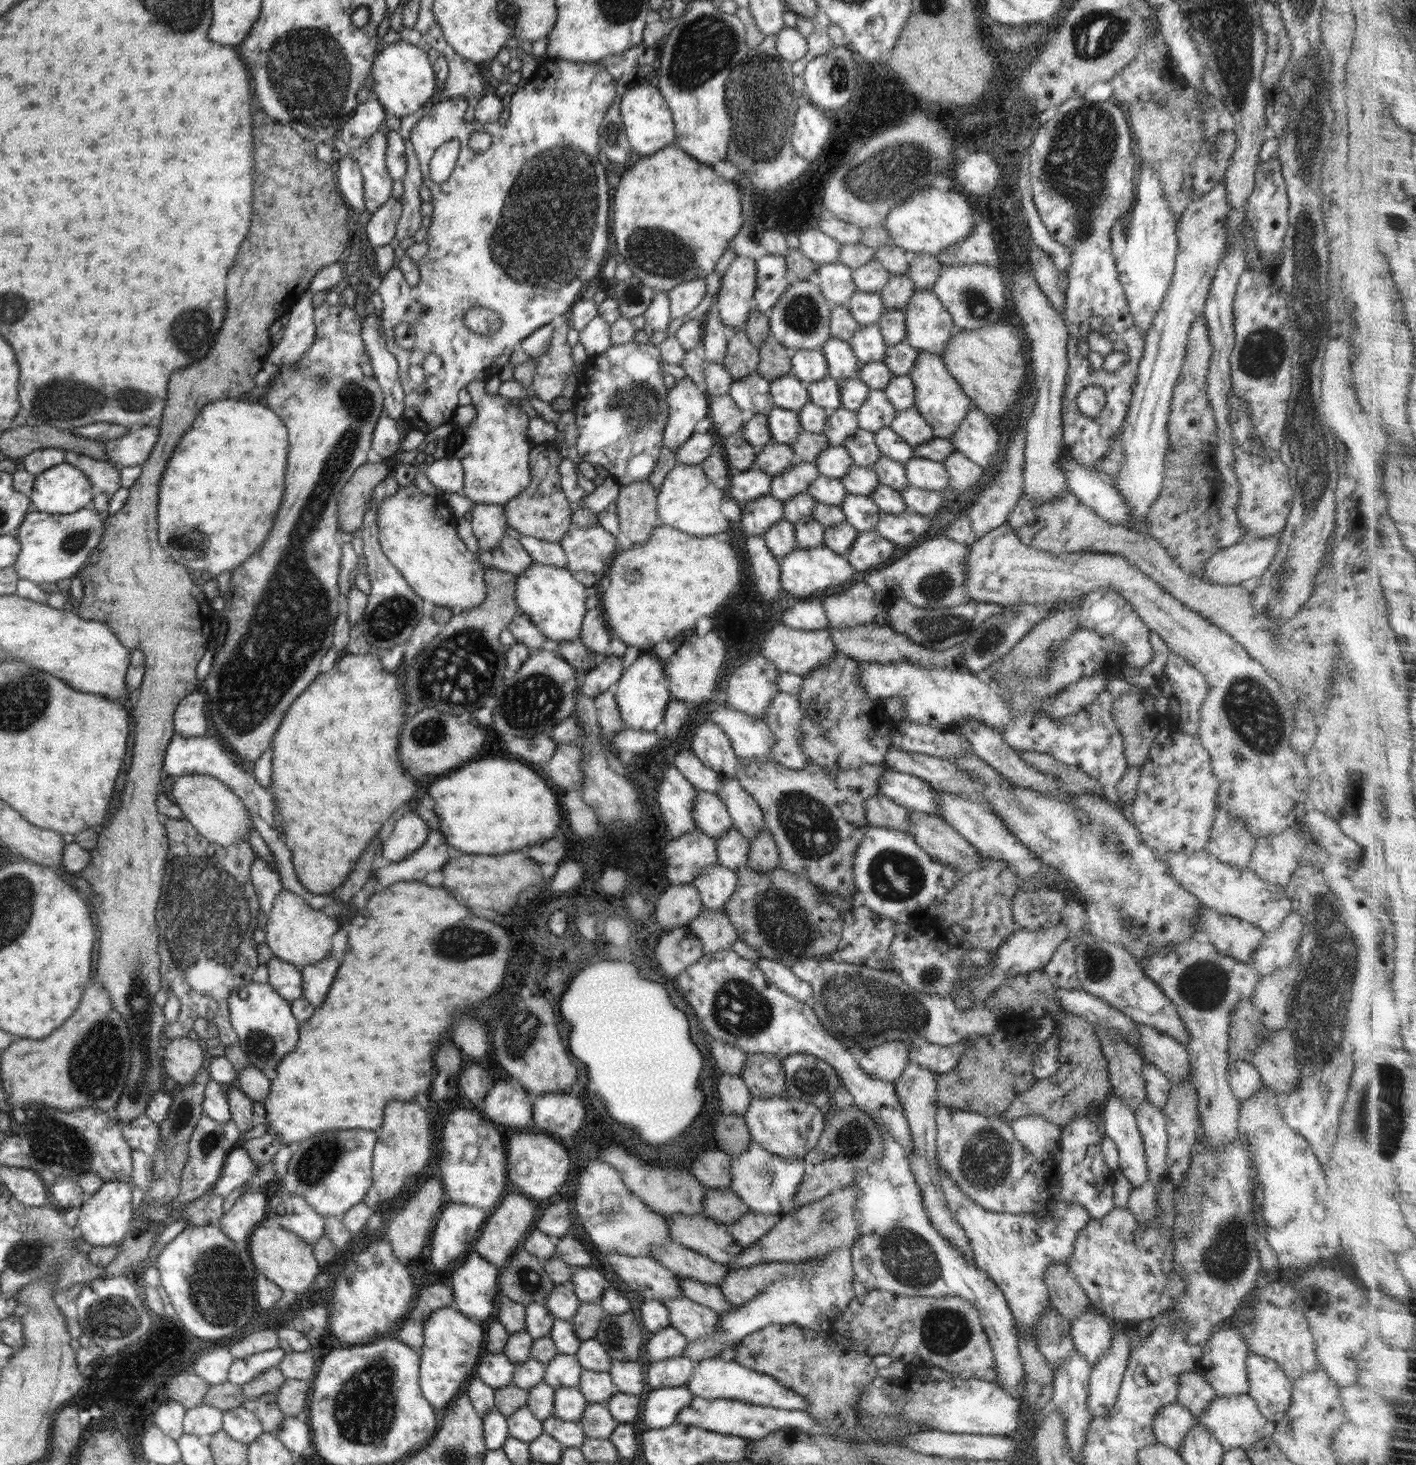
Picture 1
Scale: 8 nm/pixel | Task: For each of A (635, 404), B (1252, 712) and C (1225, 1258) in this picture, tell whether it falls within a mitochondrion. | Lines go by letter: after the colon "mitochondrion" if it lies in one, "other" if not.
A: mitochondrion
B: mitochondrion
C: mitochondrion

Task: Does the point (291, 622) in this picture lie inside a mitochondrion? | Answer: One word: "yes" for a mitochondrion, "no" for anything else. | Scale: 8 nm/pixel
yes

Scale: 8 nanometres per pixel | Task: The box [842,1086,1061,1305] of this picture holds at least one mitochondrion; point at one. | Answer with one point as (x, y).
(985, 1160)

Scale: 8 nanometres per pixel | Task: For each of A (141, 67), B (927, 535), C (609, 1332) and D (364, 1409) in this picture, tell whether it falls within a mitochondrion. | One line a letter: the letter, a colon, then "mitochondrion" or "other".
A: other
B: other
C: mitochondrion
D: mitochondrion

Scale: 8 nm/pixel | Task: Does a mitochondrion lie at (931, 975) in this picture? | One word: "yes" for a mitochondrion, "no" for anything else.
yes

